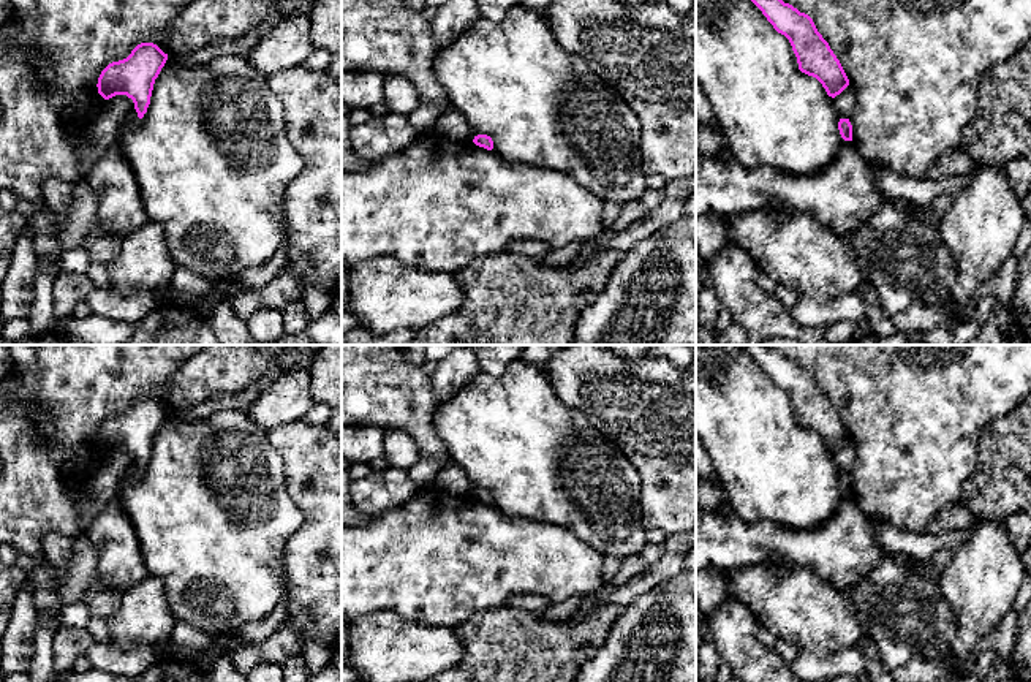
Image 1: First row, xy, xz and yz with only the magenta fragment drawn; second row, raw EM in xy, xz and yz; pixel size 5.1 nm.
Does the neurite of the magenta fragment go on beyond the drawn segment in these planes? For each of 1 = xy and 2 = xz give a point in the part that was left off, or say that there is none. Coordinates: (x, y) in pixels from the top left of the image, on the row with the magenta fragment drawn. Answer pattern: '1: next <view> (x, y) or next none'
1: next none
2: next none

